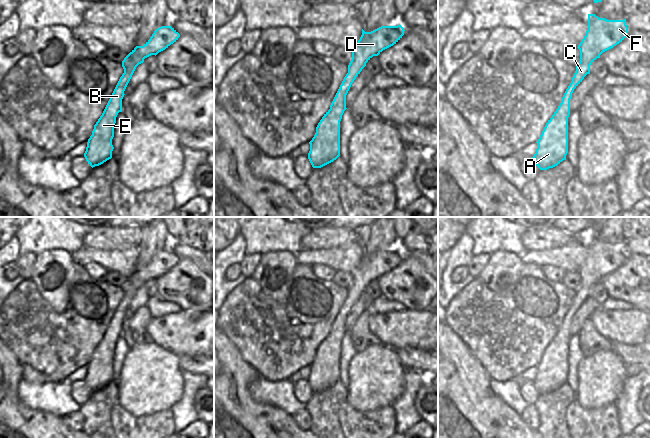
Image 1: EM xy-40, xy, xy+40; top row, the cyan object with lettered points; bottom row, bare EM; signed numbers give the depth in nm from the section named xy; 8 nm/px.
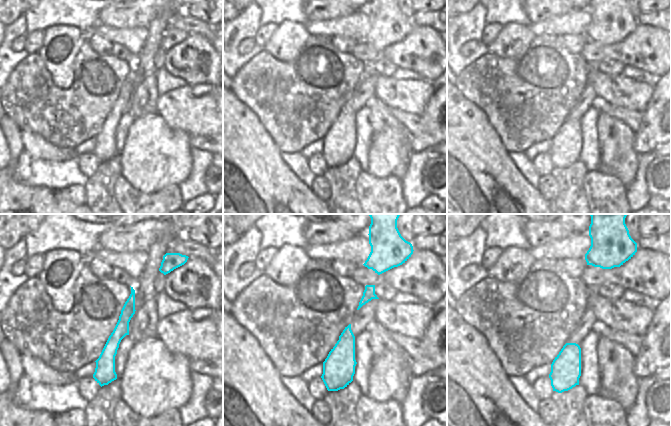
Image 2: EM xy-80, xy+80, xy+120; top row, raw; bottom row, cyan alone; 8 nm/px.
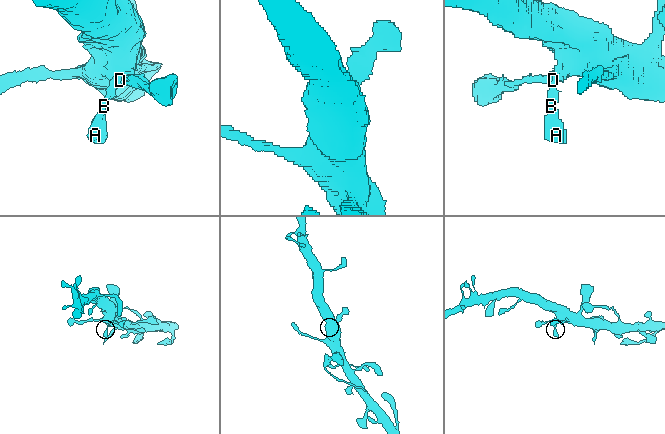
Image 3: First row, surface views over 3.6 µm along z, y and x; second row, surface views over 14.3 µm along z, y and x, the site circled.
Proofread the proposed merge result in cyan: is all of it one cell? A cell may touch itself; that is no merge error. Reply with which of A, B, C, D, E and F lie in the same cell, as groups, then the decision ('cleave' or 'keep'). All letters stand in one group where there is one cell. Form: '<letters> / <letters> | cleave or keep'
A B C D E F | keep

